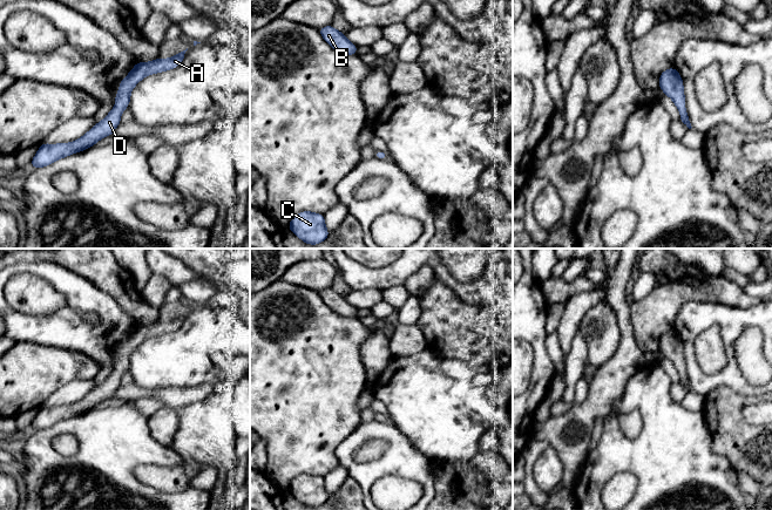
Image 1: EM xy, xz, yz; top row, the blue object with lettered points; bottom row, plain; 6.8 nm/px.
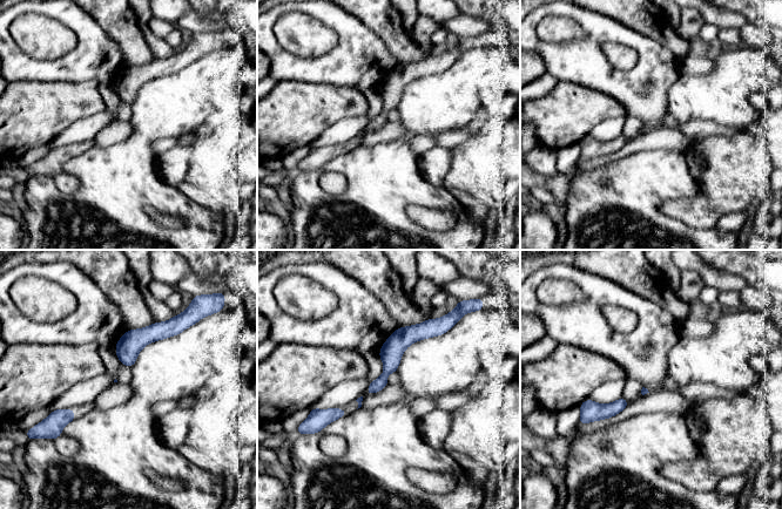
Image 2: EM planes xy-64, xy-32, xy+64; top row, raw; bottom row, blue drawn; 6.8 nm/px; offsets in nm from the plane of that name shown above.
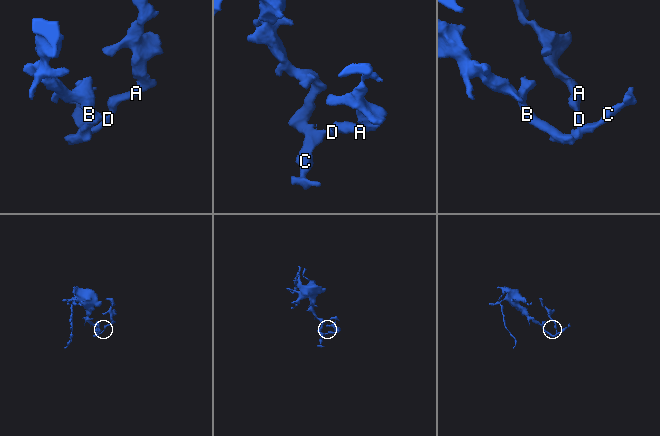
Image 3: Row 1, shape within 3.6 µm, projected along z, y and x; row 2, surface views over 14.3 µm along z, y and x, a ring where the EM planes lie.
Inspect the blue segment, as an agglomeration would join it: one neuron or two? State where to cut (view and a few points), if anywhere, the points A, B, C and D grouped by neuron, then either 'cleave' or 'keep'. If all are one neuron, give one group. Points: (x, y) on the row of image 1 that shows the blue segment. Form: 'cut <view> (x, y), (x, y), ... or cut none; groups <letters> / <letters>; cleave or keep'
cut none; groups A B C D; keep

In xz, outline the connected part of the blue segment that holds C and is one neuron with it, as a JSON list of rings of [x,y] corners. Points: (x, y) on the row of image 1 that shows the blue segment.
[[[303,211],[294,216],[289,225],[298,238],[304,243],[316,245],[329,238],[324,215]]]

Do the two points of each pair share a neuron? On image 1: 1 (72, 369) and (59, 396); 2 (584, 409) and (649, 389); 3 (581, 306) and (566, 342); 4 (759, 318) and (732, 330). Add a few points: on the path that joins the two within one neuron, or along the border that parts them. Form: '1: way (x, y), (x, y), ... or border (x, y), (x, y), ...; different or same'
1: border (93, 379), (73, 379), (60, 386), (45, 401); different
2: border (634, 375), (603, 422); different
3: way (571, 315), (566, 333); same
4: way (752, 318), (744, 318), (739, 322); same

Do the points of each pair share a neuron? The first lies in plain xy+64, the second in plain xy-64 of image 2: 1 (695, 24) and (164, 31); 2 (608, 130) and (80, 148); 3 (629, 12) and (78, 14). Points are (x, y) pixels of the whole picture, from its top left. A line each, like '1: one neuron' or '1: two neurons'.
1: one neuron
2: two neurons
3: two neurons

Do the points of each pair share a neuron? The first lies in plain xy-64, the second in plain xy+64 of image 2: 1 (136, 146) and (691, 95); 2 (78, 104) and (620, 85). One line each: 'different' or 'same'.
1: same
2: different

